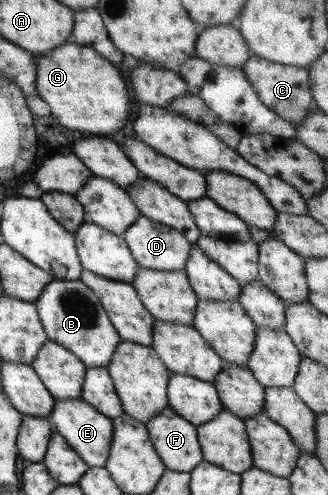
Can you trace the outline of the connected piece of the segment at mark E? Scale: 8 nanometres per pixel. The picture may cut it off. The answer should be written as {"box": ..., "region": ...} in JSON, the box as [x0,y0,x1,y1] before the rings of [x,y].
{"box":[48,398,113,468],"region":[[[80,398],[55,401],[48,418],[53,430],[57,431],[57,434],[65,439],[65,442],[88,467],[96,466],[101,468],[105,466],[113,438],[112,419],[98,413],[95,408],[80,400]]]}

